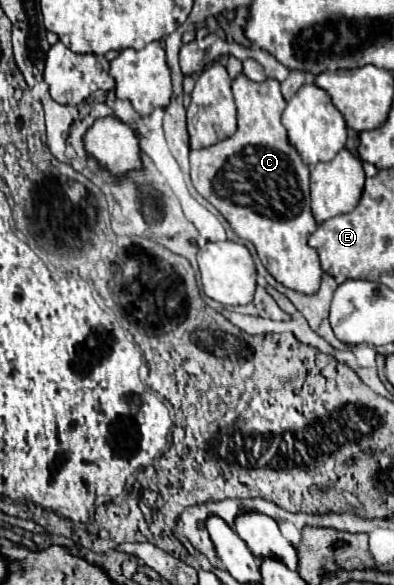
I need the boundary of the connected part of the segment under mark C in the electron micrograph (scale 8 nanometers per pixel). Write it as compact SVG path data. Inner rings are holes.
M238 75L232 81L232 93L238 109L238 131L234 137L224 139L212 147L190 151L190 179L196 191L212 203L222 217L230 223L232 231L250 243L254 243L260 261L266 271L284 287L294 289L298 293L316 293L322 281L322 269L318 255L312 247L308 247L308 237L318 227L312 211L310 211L310 171L302 163L296 149L288 143L286 129L280 121L280 115L286 107L286 101L280 95L280 83L276 79L266 79L264 83L254 83L246 75Z

